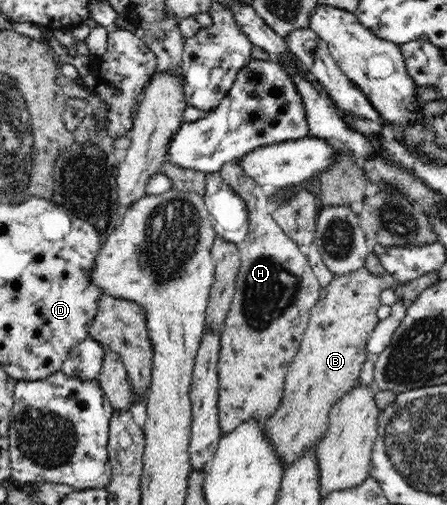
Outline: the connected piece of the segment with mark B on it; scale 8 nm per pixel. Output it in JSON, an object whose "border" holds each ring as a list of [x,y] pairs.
{"border":[[[366,268],[355,271],[350,275],[337,275],[320,292],[317,304],[310,311],[309,321],[297,349],[297,355],[290,364],[289,372],[285,378],[284,398],[273,415],[263,424],[275,450],[283,458],[285,467],[289,466],[303,450],[315,446],[329,427],[330,409],[341,399],[349,388],[360,377],[360,372],[367,359],[368,339],[376,329],[380,309],[380,298],[383,291],[394,287],[395,281],[385,273],[375,277]]]}

